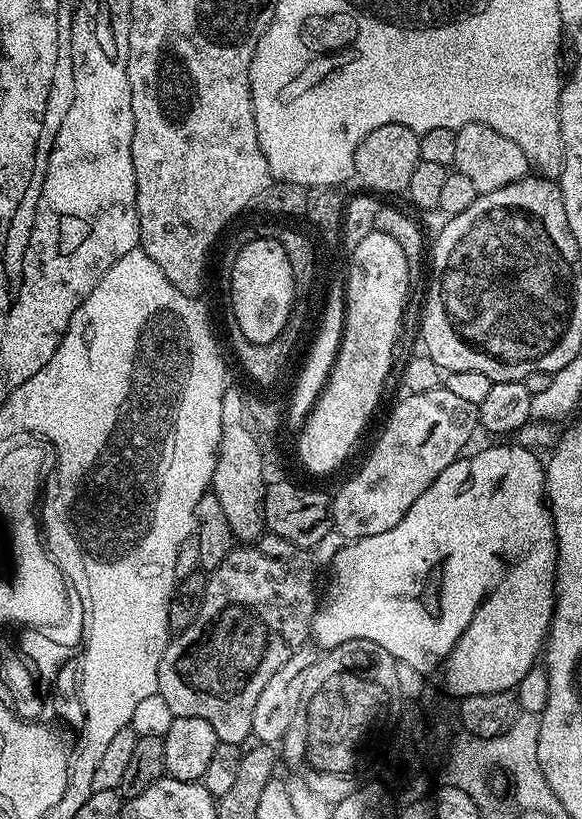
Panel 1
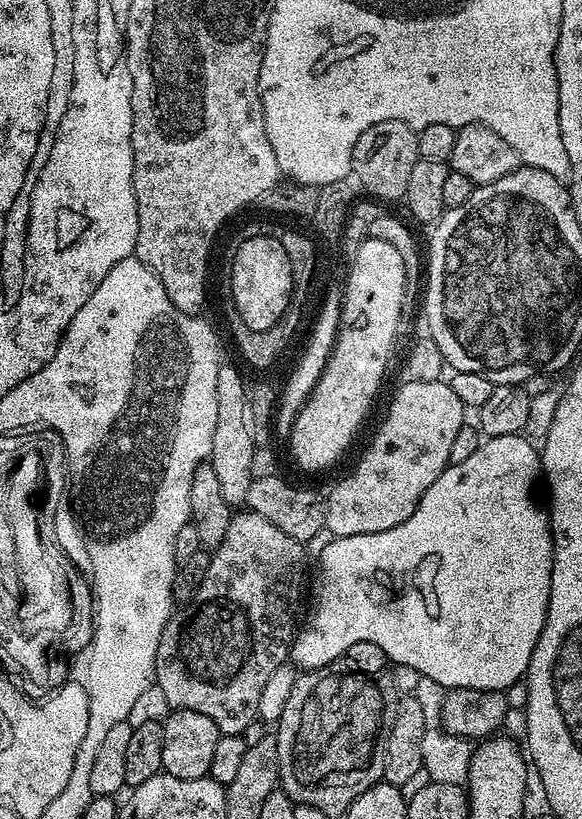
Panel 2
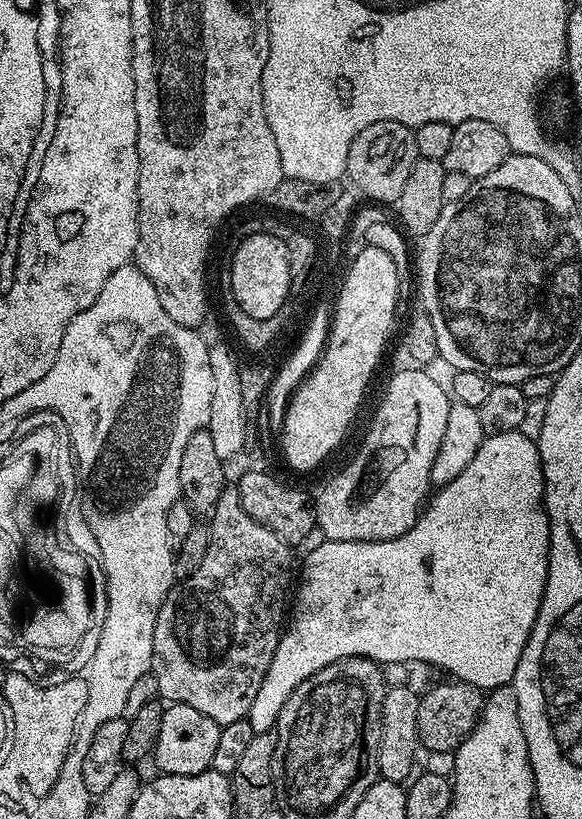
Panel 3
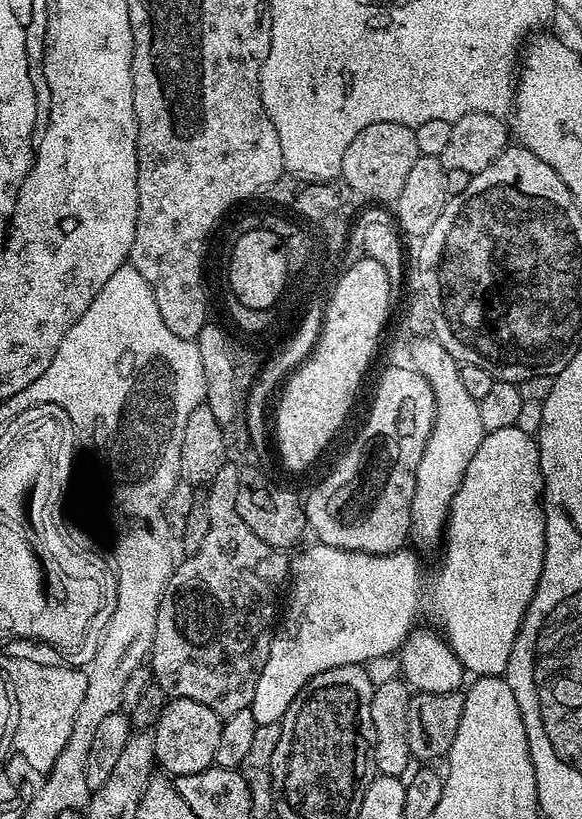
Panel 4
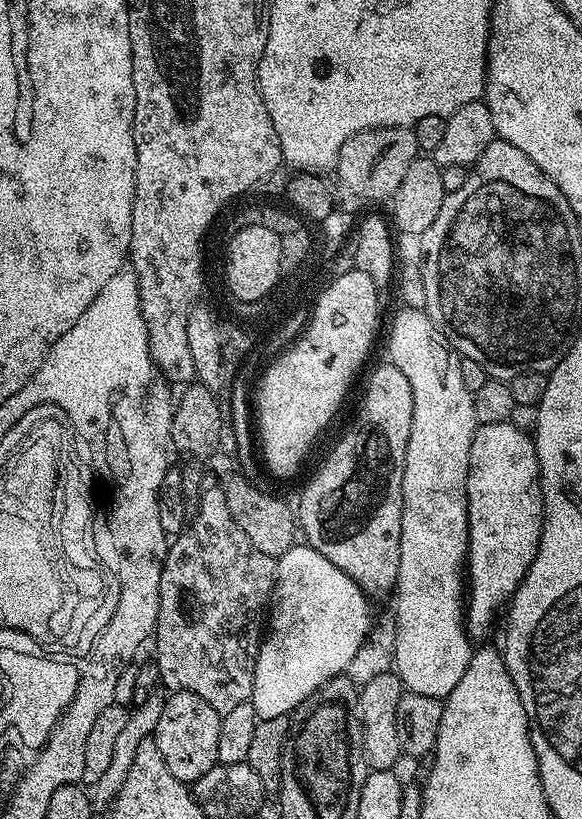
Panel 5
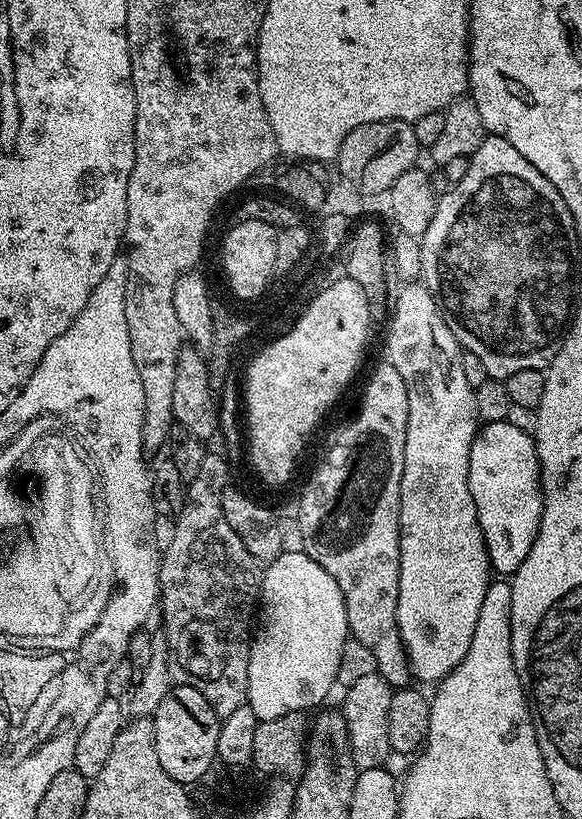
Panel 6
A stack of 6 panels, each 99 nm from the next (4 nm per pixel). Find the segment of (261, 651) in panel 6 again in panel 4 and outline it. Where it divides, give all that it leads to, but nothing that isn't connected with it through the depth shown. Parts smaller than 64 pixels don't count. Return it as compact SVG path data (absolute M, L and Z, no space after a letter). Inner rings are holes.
M321 543L300 551L290 560L292 597L288 600L288 609L285 612L283 609L282 627L273 635L266 666L262 666L258 686L254 686L251 710L257 724L275 724L283 720L297 694L318 674L347 664L364 666L374 658L399 653L404 640L417 627L416 615L424 600L424 576L420 573L420 560L415 551L401 550L375 556L369 552L347 552Z

